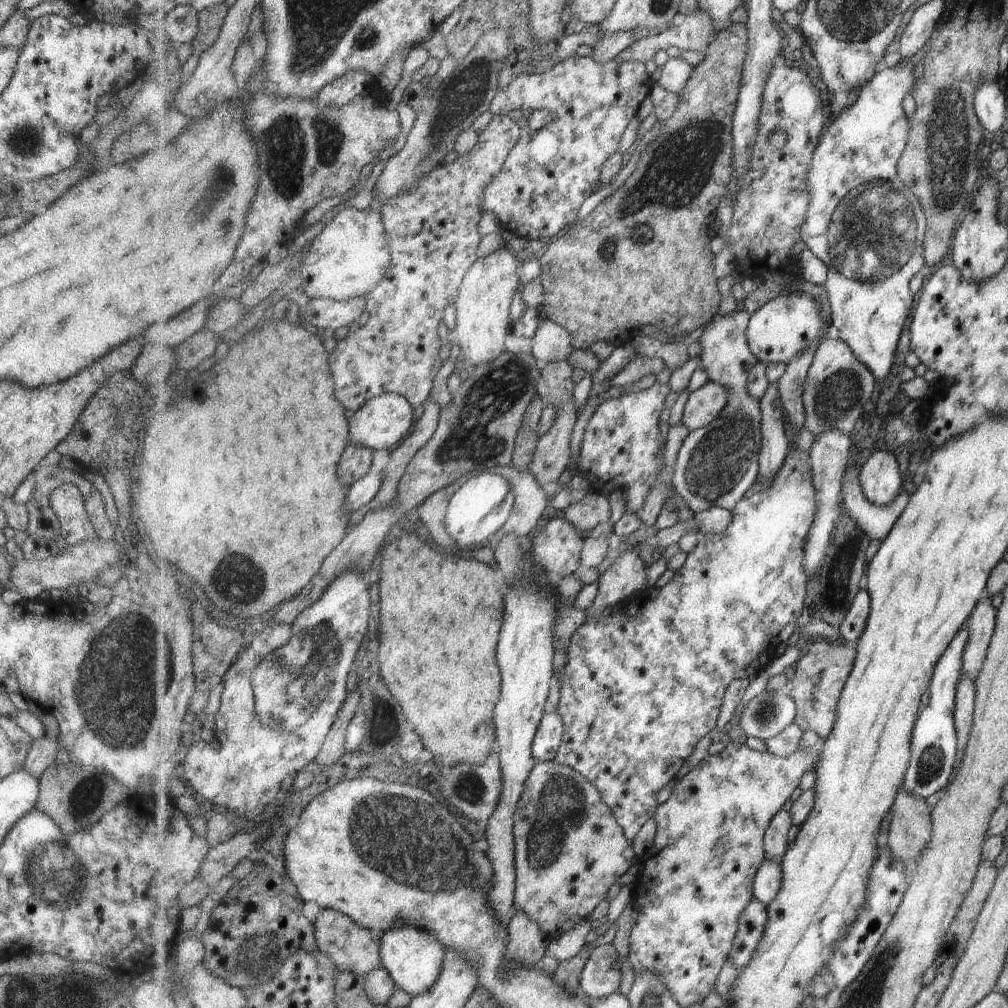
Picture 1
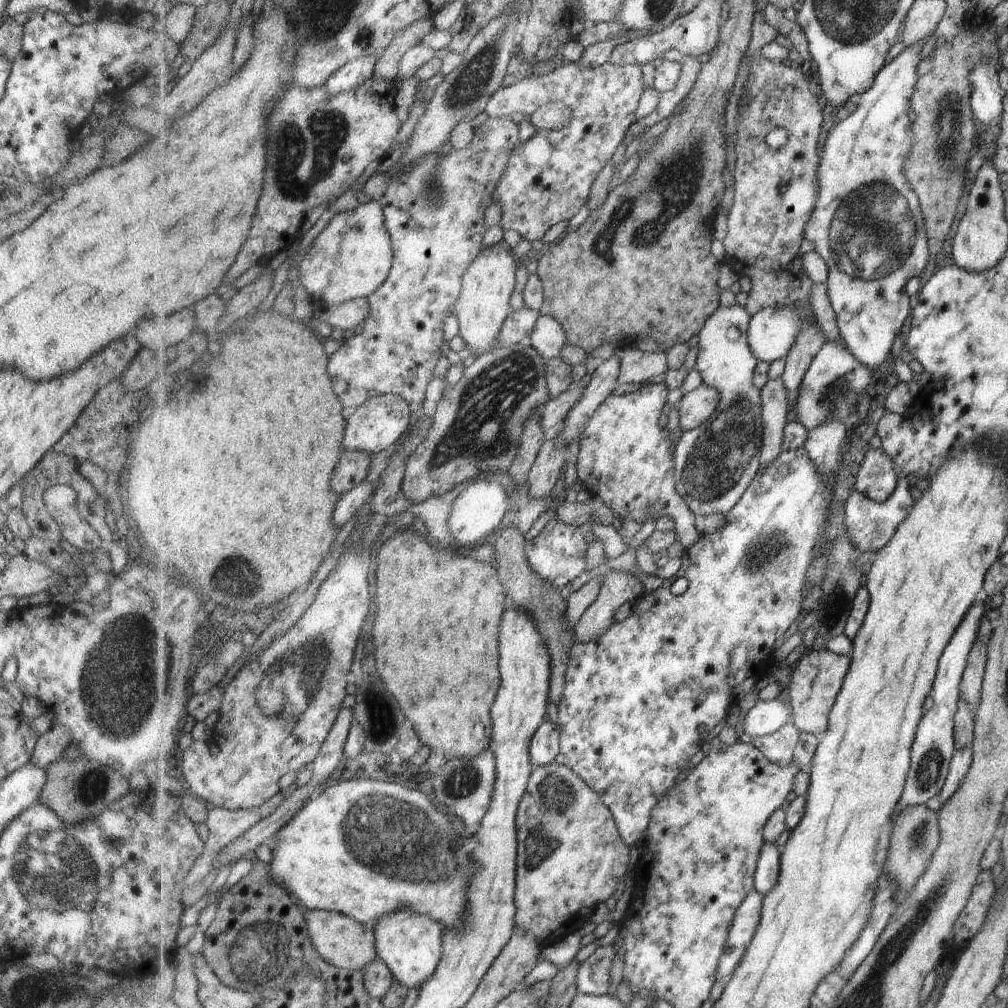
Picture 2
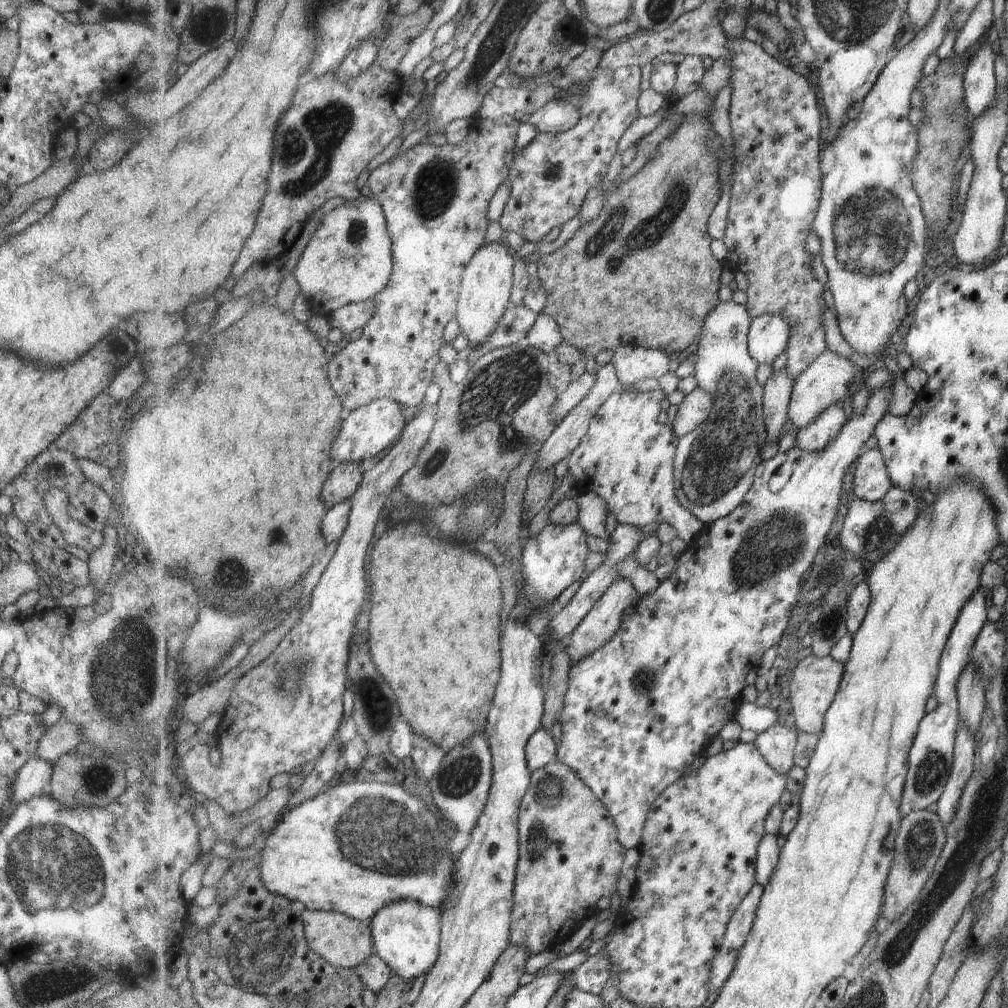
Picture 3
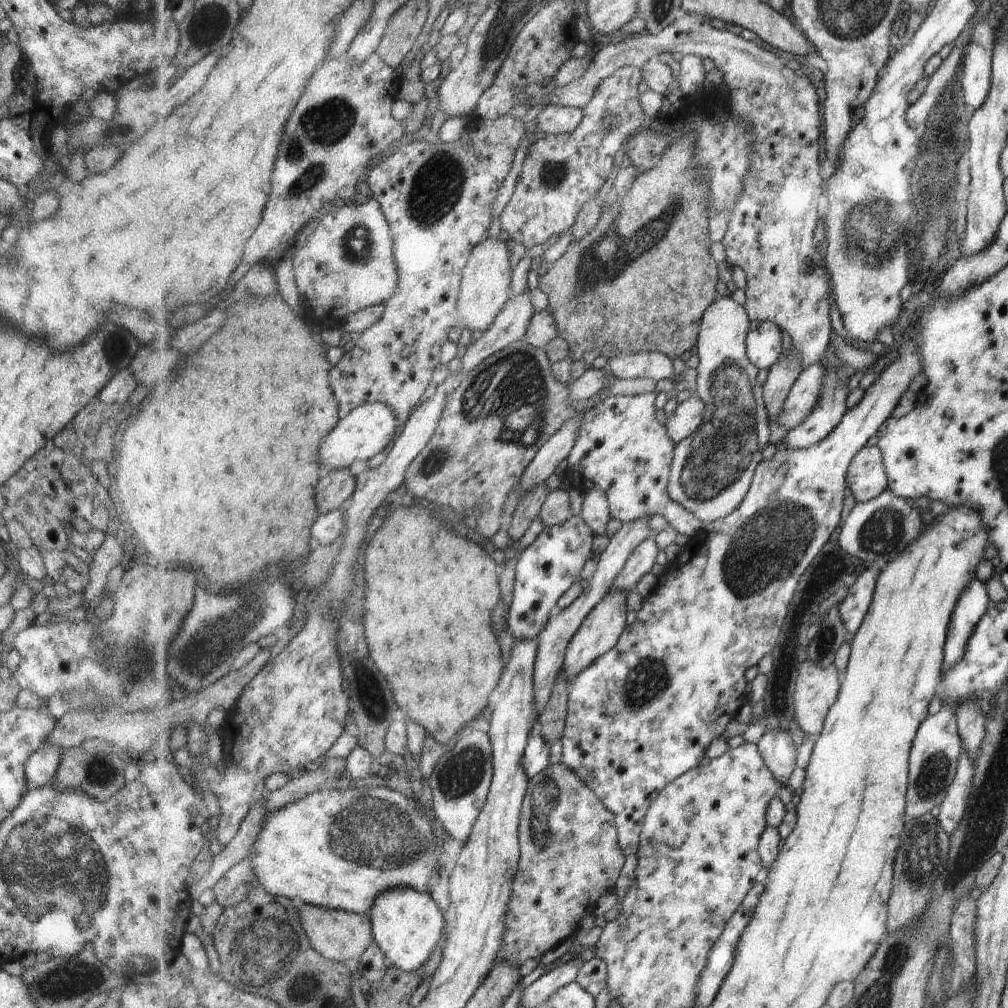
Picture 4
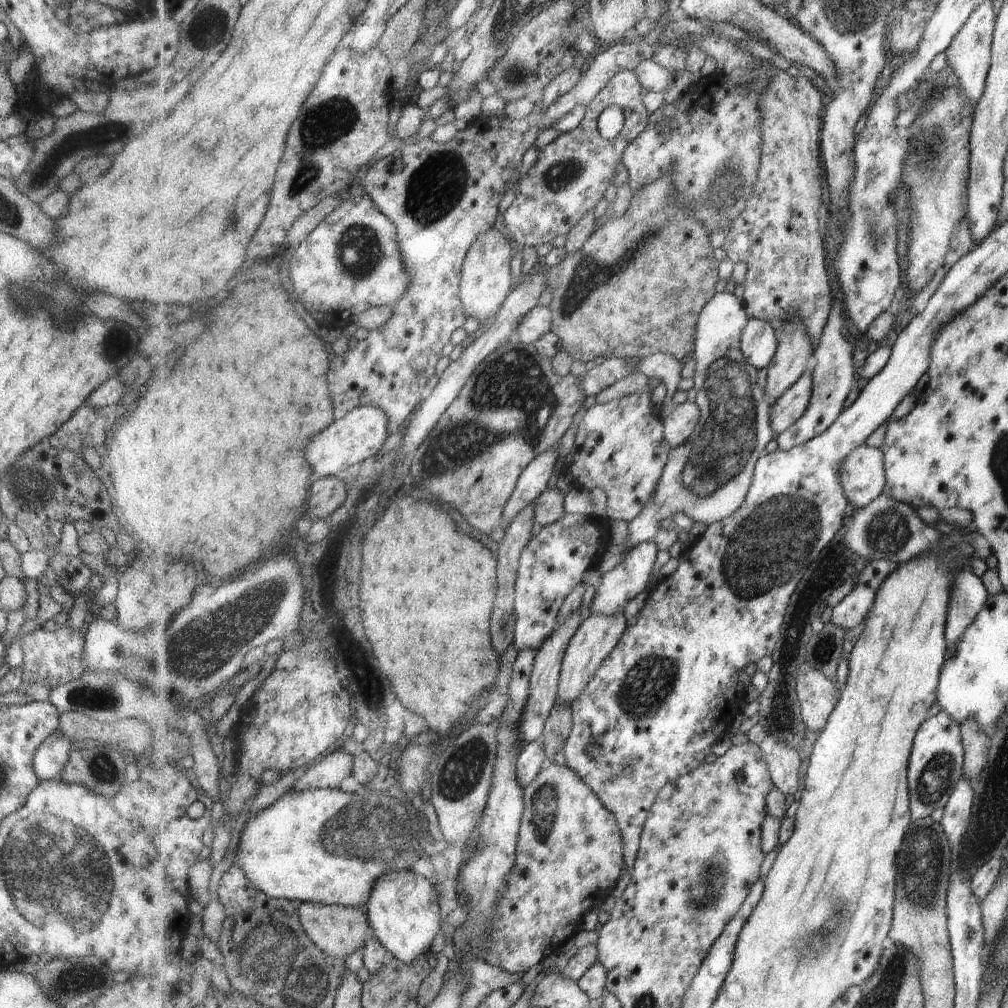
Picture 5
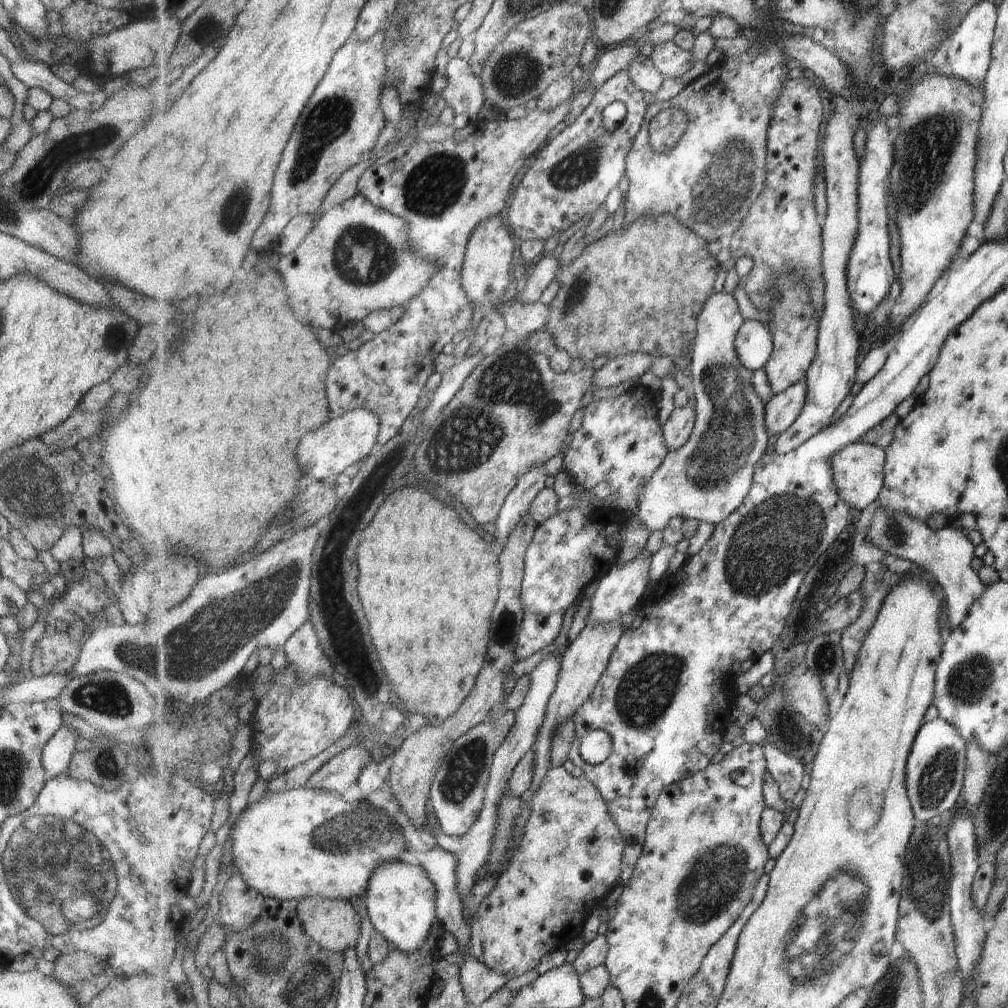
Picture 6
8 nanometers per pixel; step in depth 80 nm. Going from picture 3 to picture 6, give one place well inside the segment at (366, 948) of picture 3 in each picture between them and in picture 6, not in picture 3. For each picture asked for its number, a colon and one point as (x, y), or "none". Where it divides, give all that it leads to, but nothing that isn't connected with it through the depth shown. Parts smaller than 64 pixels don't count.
4: (342, 936)
5: (338, 930)
6: (334, 924)

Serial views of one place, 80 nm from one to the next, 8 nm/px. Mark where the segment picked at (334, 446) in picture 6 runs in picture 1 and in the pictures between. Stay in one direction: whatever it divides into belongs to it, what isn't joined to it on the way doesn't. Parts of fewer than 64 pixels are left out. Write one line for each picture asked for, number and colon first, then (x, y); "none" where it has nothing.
1: (382, 422)
2: (380, 422)
3: (367, 431)
4: (366, 431)
5: (361, 434)

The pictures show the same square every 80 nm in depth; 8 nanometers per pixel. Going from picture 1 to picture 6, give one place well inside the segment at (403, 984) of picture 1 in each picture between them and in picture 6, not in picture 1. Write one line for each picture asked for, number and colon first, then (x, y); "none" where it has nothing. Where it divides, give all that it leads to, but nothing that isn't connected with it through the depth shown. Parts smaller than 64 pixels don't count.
2: (410, 943)
3: (407, 933)
4: (408, 925)
5: (404, 913)
6: (401, 900)

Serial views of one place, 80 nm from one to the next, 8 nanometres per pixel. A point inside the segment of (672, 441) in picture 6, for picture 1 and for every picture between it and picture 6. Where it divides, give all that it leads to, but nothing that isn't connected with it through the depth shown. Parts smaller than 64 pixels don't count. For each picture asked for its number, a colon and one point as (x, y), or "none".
1: (703, 406)
2: (697, 407)
3: (696, 407)
4: (688, 416)
5: (679, 423)

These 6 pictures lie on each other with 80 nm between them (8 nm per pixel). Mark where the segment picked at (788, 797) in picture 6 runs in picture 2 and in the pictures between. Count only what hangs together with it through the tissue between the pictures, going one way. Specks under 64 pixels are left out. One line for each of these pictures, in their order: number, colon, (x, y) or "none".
2: (780, 746)
3: (777, 745)
4: (778, 748)
5: (784, 762)

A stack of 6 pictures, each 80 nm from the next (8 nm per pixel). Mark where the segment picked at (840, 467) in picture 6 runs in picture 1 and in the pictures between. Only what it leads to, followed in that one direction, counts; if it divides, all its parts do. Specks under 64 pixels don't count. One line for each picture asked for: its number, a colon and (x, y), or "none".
1: (881, 477)
2: (877, 477)
3: (872, 481)
4: (867, 478)
5: (863, 475)

